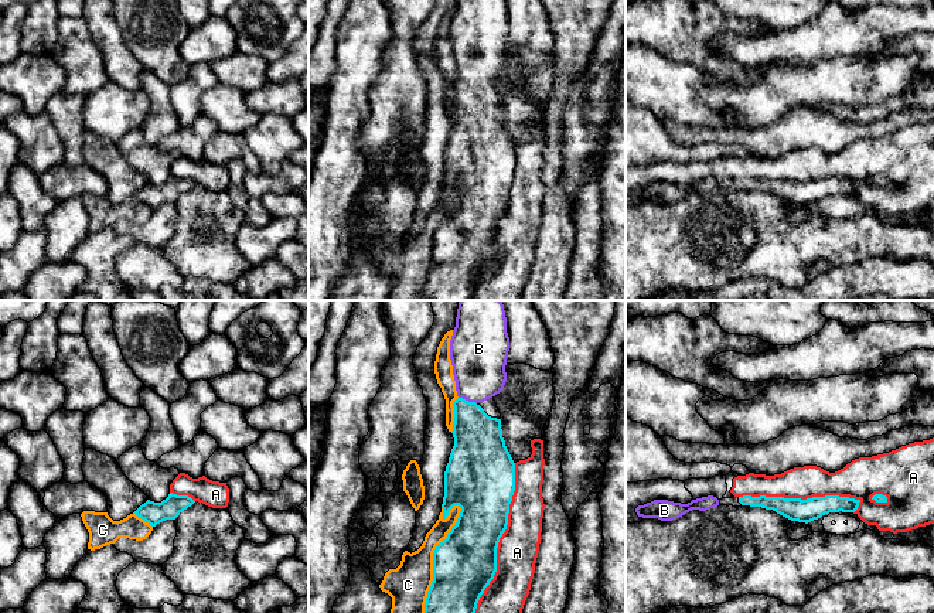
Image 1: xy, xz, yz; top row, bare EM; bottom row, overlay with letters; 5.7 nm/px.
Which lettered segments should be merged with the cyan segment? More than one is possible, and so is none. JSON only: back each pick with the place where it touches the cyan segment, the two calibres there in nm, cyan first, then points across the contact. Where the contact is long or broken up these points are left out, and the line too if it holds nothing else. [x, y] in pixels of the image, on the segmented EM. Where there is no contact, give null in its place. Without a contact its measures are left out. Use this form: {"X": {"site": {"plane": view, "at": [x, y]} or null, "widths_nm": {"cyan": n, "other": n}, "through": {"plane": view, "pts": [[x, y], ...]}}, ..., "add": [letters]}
{"B": {"site": {"plane": "xz", "at": [467, 401]}, "widths_nm": {"cyan": 280, "other": 320}, "through": {"plane": "xz", "pts": [[479, 443], [467, 415], [467, 401], [479, 377], [479, 358]]}}, "add": ["B"]}

